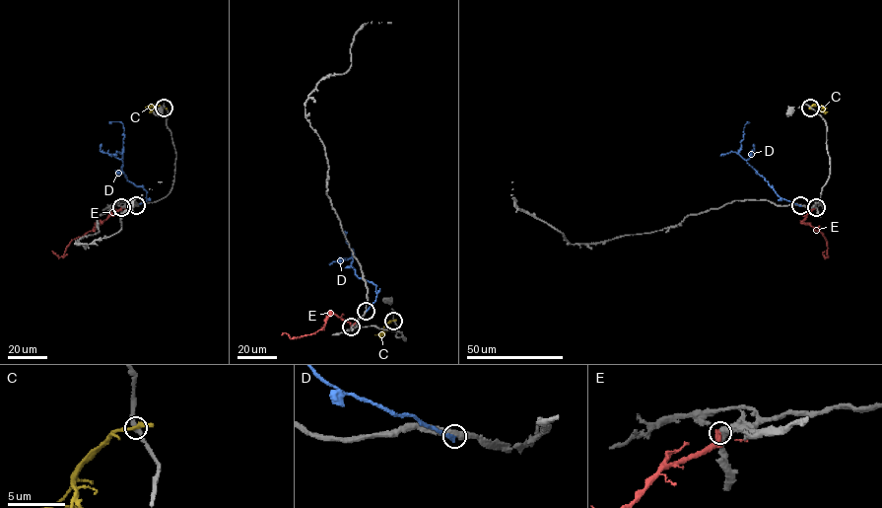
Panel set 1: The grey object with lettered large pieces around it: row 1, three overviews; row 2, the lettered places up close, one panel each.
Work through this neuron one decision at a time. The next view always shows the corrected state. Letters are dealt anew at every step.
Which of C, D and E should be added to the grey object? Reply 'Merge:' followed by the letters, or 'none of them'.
Merge: none of them

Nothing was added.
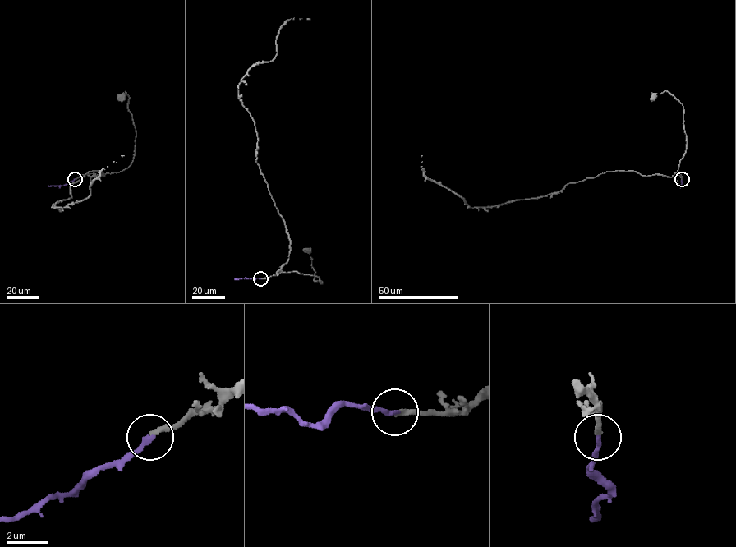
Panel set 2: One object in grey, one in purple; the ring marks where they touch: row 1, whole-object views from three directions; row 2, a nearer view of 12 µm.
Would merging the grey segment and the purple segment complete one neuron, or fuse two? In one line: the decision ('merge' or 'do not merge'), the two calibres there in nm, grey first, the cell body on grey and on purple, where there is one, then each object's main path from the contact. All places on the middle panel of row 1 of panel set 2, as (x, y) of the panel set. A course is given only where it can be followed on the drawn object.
merge; 240 nm thick on the grey side, 240 nm on the other; cell body of grey at (307, 250); no cell body on purple; grey runs (260, 278), (282, 272), (298, 272), (318, 277), (322, 283), (314, 280), (315, 271), (310, 250), (306, 250); purple runs (260, 278), (234, 279)

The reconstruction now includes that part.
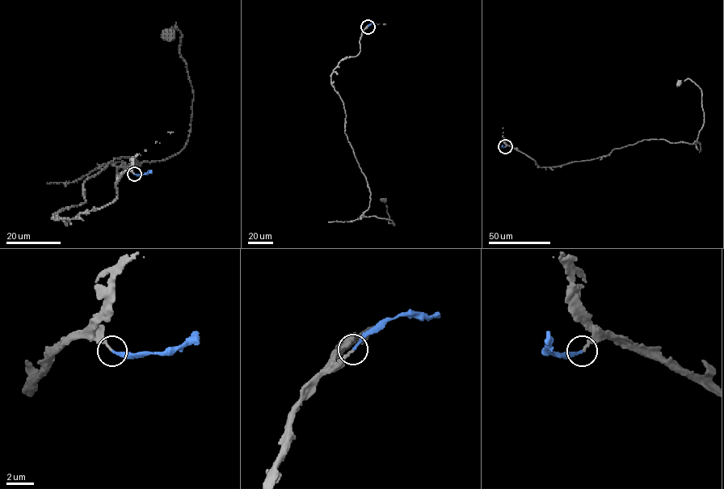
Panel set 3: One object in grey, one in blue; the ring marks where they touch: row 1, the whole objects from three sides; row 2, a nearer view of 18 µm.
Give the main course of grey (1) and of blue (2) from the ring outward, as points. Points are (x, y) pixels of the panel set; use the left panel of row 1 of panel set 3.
1: (133, 174), (107, 205), (52, 217), (115, 158), (166, 159), (187, 142), (193, 90), (176, 23), (167, 35)
2: (133, 174), (148, 173), (151, 170)

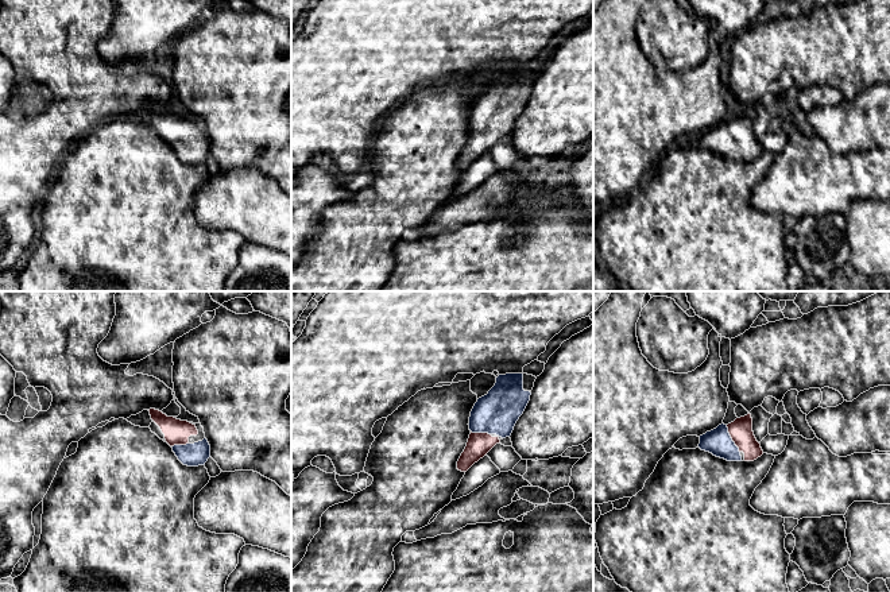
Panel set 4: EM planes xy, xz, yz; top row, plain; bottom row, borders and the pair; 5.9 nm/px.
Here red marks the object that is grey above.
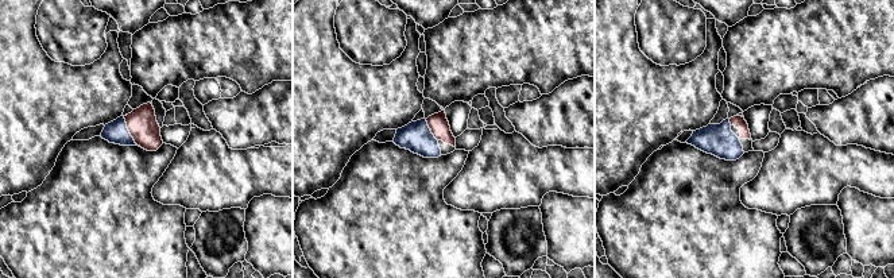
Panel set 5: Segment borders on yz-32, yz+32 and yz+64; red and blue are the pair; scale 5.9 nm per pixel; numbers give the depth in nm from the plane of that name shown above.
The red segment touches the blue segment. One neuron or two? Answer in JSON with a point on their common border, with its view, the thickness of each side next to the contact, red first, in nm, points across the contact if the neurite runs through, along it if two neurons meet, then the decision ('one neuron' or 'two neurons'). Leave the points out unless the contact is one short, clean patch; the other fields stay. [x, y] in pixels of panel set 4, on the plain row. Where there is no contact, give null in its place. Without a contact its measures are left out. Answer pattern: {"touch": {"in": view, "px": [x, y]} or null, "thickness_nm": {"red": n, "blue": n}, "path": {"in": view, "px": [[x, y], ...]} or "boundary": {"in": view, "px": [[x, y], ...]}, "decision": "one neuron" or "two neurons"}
{"touch": {"in": "yz", "px": [731, 135]}, "thickness_nm": {"red": 140, "blue": 160}, "path": {"in": "yz", "px": [[740, 128], [731, 135], [718, 139]]}, "decision": "one neuron"}

